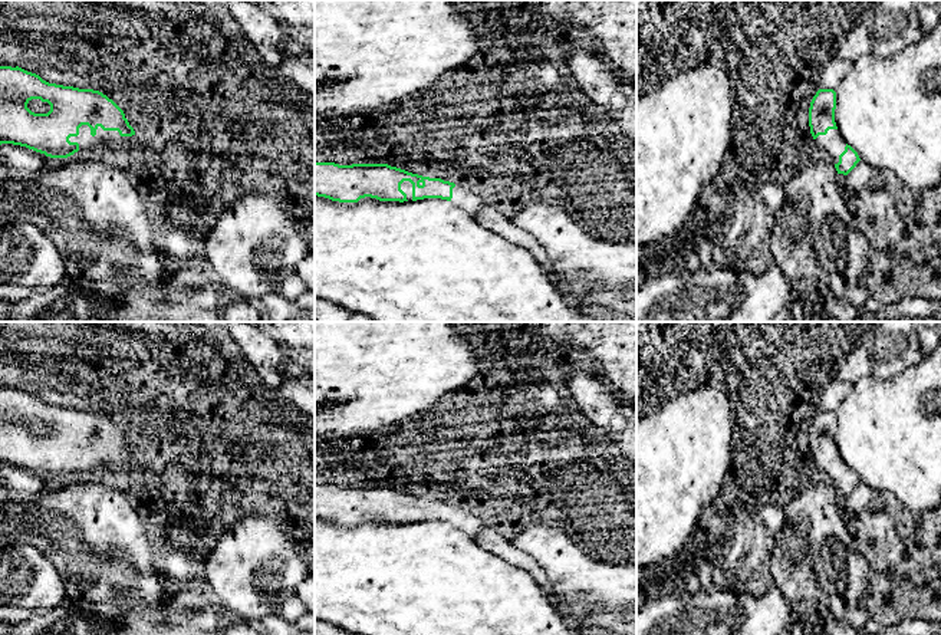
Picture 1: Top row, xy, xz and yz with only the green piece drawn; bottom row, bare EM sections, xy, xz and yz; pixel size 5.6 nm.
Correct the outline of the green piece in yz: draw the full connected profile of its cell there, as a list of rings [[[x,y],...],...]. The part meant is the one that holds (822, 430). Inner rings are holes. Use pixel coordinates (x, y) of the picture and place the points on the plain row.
[[[819,411],[810,424],[809,448],[816,467],[835,486],[838,496],[848,497],[861,480],[839,455],[835,431],[836,414],[833,411]]]

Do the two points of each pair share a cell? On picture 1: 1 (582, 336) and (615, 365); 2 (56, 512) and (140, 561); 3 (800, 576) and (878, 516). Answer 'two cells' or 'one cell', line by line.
1: one cell
2: one cell
3: two cells

